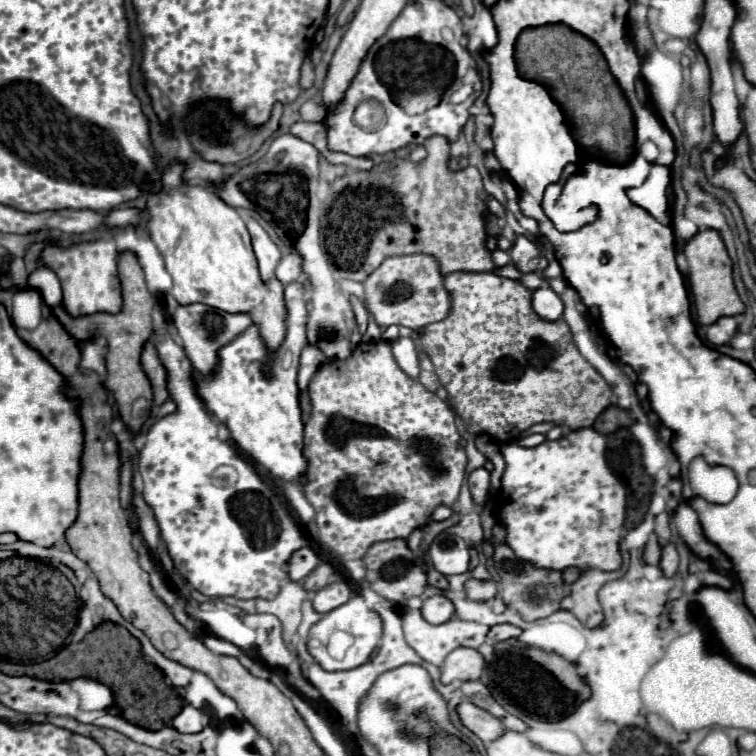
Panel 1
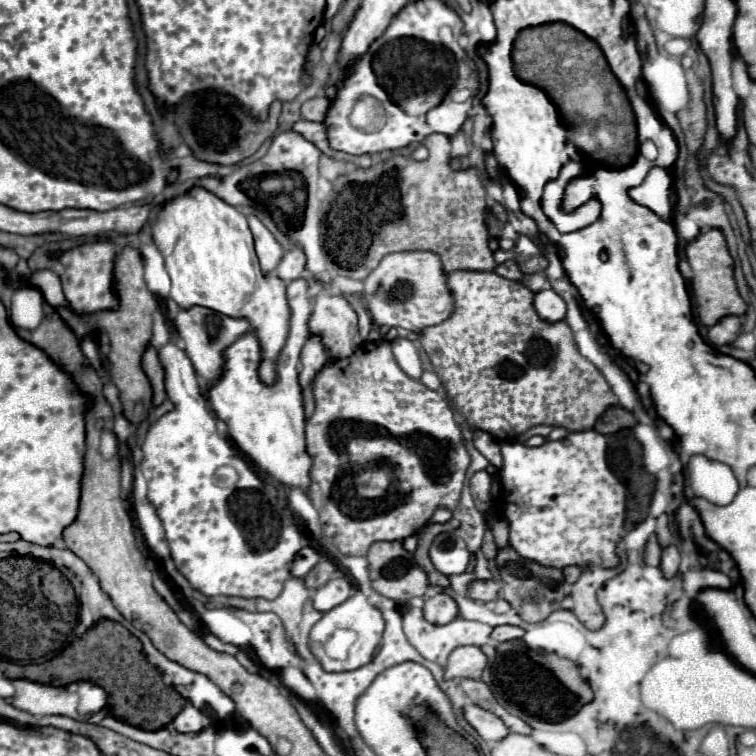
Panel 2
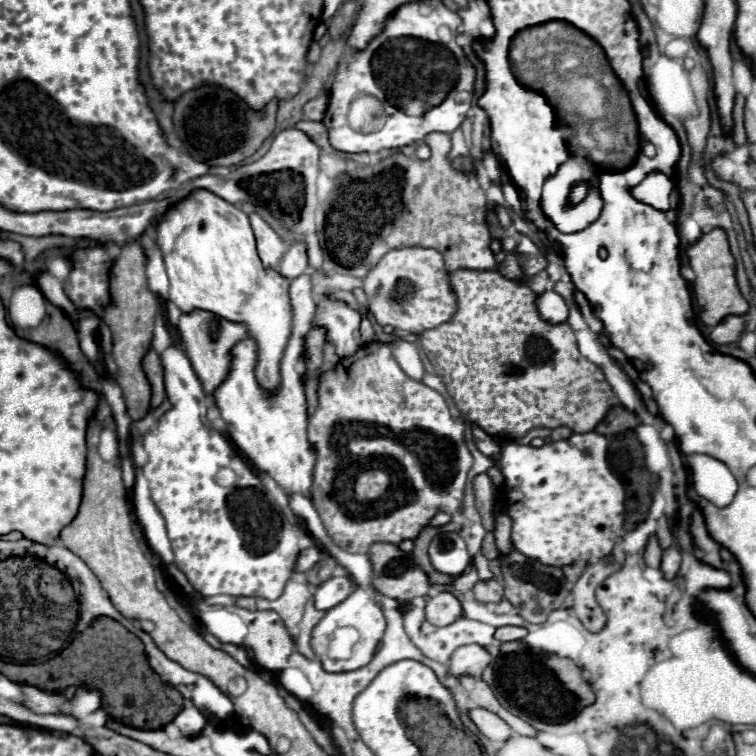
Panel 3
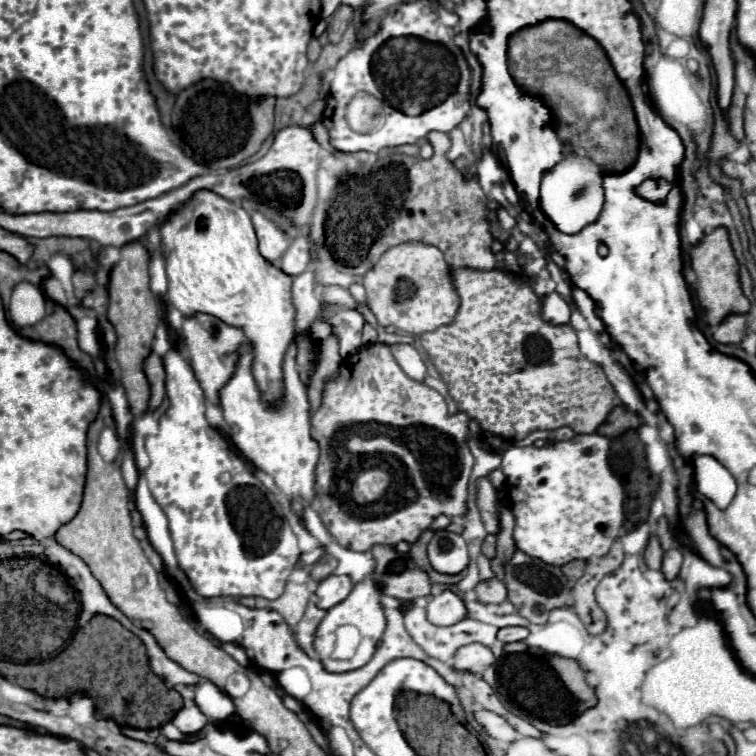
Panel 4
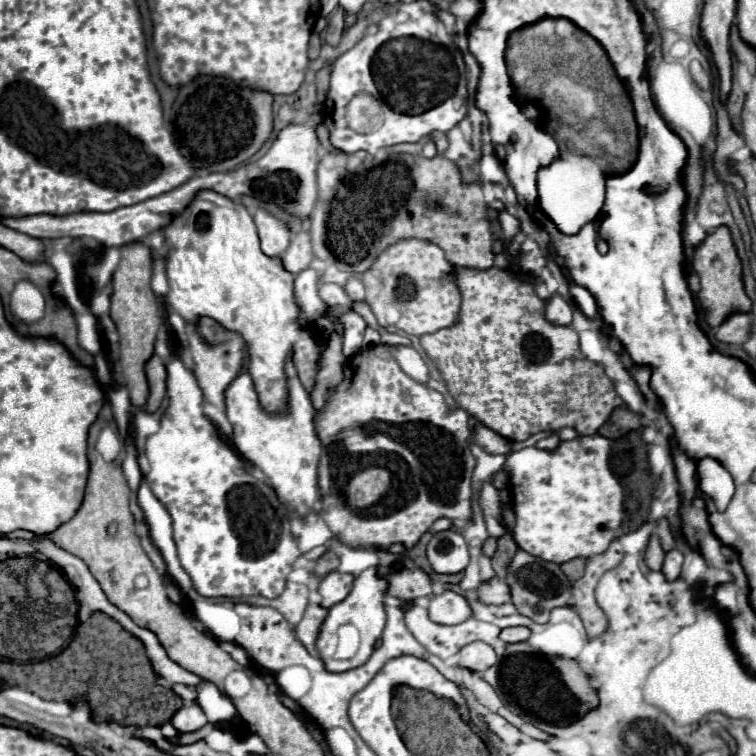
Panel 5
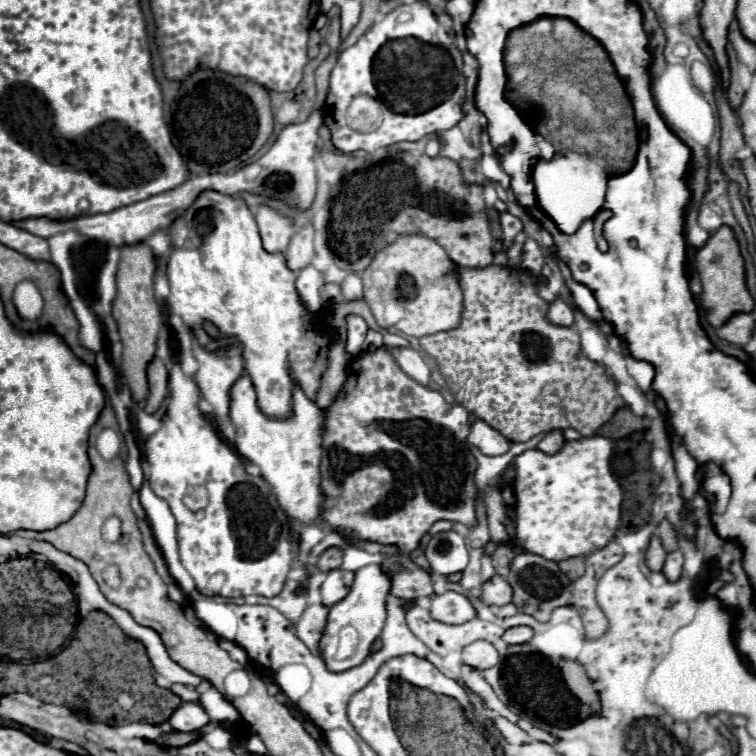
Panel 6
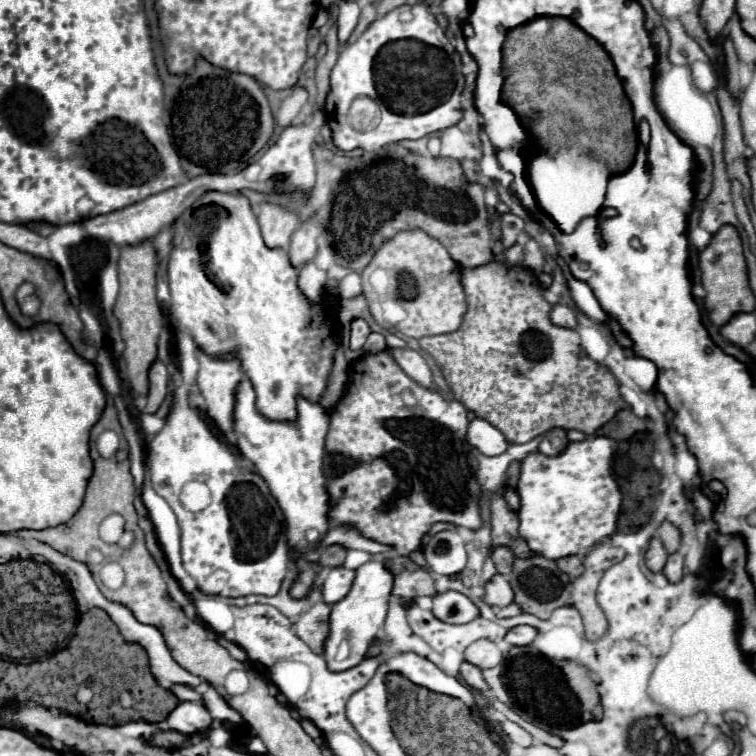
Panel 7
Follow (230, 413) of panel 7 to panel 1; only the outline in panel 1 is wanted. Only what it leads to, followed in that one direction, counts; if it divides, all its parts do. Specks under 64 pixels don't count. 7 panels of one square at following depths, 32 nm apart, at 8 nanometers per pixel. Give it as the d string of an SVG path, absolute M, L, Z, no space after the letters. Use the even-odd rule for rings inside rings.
M190 304L190 306L178 306L174 318L172 318L178 336L182 340L184 352L190 358L194 372L200 376L210 376L214 368L218 366L218 350L226 344L230 344L238 334L242 334L250 324L250 316L232 316L226 312L216 312L216 308L208 308L204 304Z

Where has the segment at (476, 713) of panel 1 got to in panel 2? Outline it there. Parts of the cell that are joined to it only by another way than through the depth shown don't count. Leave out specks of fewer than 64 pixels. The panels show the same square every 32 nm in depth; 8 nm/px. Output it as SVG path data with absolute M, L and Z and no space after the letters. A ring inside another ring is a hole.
M466 706L464 716L486 742L498 742L510 734L510 728L498 716L494 716L484 708Z

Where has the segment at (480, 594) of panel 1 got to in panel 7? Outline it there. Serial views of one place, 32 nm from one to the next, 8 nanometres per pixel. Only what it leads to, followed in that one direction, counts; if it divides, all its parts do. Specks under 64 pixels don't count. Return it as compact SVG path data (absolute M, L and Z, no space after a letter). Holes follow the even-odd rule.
M496 574L488 584L486 584L486 596L484 596L486 604L490 606L508 606L514 602L514 592L512 586L508 582L506 576Z

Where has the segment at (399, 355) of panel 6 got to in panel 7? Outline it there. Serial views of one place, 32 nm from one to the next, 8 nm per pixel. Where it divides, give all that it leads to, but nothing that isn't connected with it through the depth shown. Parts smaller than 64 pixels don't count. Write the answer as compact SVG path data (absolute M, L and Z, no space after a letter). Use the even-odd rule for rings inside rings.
M392 350L392 356L394 360L398 362L398 366L414 380L418 382L420 386L424 388L434 388L432 384L432 372L428 368L428 364L424 362L424 358L420 356L420 352L416 350Z

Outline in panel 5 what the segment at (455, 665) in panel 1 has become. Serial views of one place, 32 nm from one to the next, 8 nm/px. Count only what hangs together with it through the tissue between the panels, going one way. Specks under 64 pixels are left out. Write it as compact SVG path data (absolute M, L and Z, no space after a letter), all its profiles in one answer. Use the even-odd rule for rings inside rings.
M472 642L472 644L464 646L460 652L460 666L470 668L474 672L484 672L490 666L494 666L496 662L498 662L498 656L496 656L494 648L486 642Z

